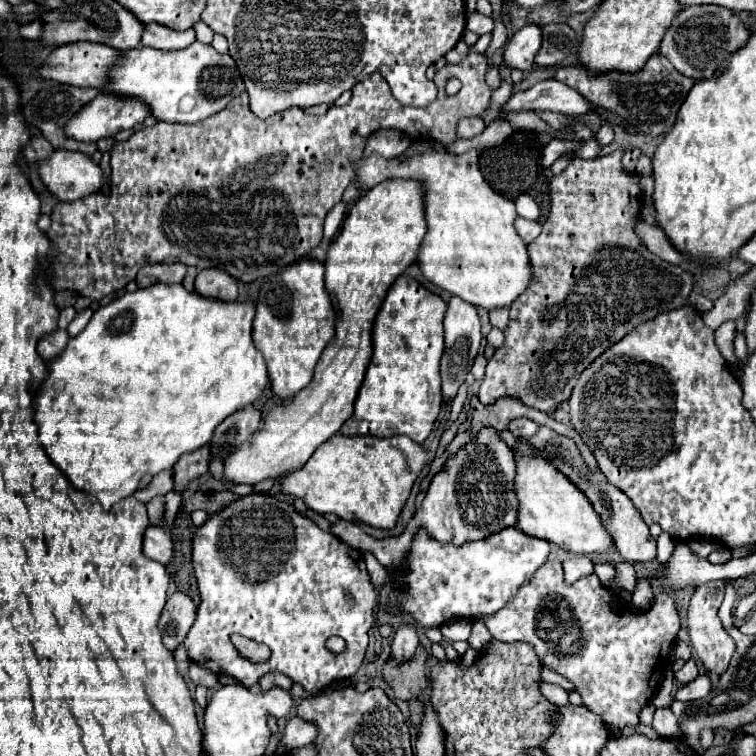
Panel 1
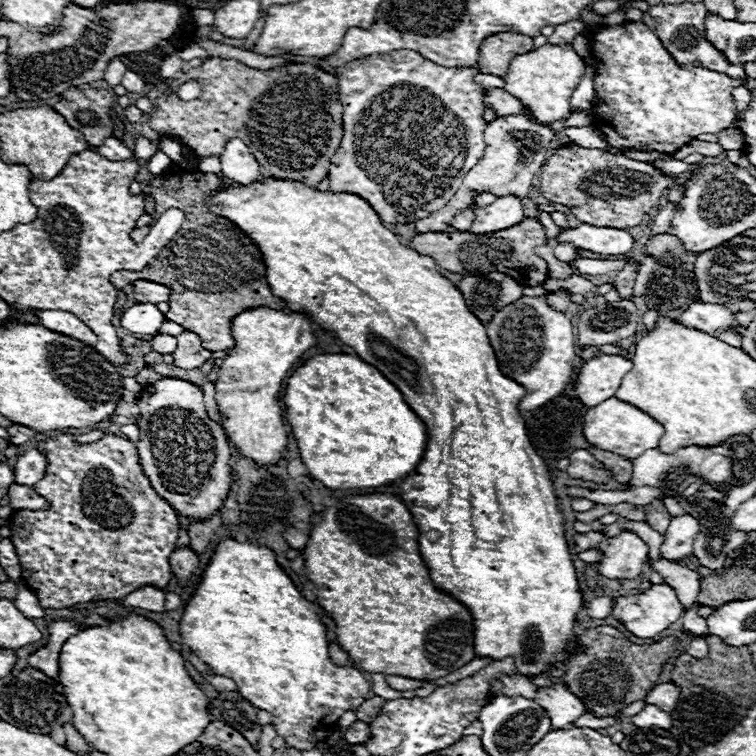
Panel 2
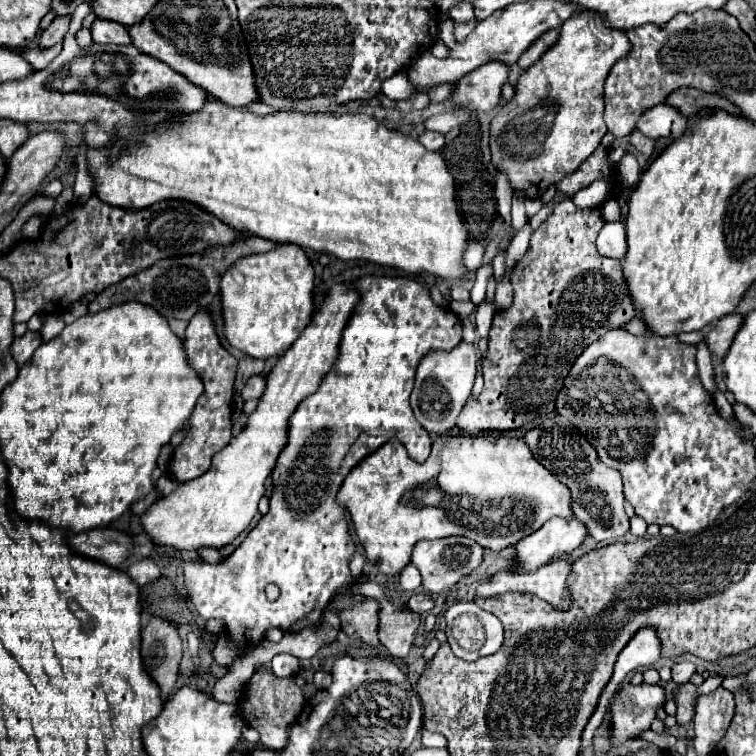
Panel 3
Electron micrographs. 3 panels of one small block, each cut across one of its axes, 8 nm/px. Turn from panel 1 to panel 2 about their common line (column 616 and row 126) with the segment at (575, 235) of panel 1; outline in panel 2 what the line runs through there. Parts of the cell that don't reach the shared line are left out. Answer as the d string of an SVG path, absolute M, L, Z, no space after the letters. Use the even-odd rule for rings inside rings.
M212 56L204 60L198 68L188 70L178 80L168 84L170 92L158 98L158 104L154 106L148 124L158 134L168 134L180 144L192 148L196 156L220 156L224 150L226 138L242 138L244 144L254 154L254 158L260 162L262 176L290 178L290 180L298 180L314 188L324 176L328 176L328 162L336 154L342 142L344 108L338 100L336 86L338 86L338 80L334 74L328 74L322 68L316 68L306 62L294 62L294 64L278 66L272 70L256 70L238 60ZM186 80L200 80L204 84L204 98L182 102L176 94L172 94Z

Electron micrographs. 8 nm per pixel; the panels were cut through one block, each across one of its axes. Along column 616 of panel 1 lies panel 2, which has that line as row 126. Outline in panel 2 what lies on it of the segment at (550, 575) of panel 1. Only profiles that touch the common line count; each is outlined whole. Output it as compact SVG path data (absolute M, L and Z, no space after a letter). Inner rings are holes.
M624 22L616 28L600 28L590 36L594 50L594 90L596 104L592 108L594 128L600 130L608 144L616 148L656 150L672 154L700 134L720 134L734 122L732 90L742 84L740 78L706 70L702 66L680 66L664 48L660 38L644 22Z

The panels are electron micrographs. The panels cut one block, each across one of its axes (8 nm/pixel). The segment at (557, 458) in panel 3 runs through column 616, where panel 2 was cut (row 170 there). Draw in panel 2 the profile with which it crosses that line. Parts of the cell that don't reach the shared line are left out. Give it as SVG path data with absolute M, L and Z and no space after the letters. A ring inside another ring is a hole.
M524 114L500 116L492 122L488 122L488 128L484 130L484 142L486 142L484 158L466 174L464 184L442 210L438 210L436 214L433 213L428 218L428 223L426 220L416 222L416 232L418 234L420 232L442 232L442 222L448 224L454 214L470 206L476 192L494 192L496 196L514 194L524 200L528 196L530 186L534 184L536 174L540 172L540 168L546 160L548 142L552 142L554 136L556 136L556 132L548 124L540 124L540 122L536 122L536 118L528 118Z

